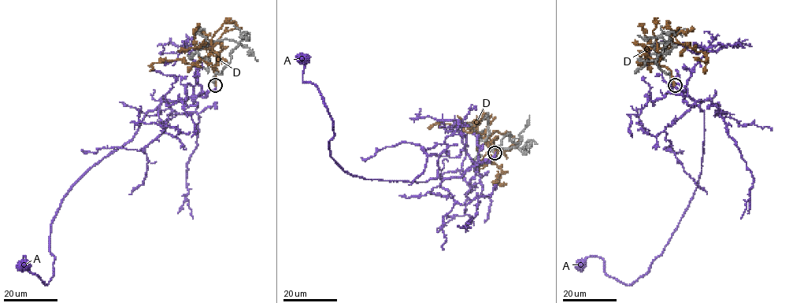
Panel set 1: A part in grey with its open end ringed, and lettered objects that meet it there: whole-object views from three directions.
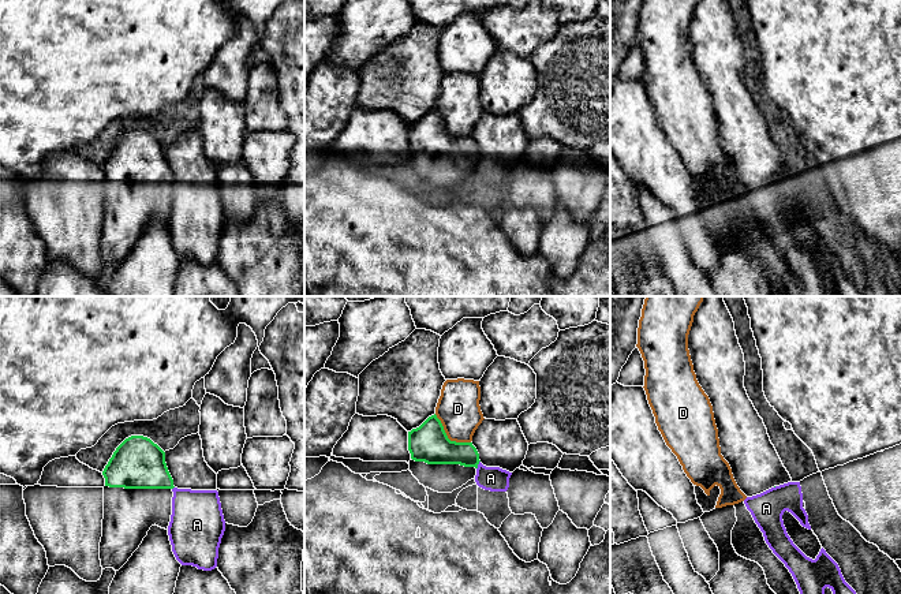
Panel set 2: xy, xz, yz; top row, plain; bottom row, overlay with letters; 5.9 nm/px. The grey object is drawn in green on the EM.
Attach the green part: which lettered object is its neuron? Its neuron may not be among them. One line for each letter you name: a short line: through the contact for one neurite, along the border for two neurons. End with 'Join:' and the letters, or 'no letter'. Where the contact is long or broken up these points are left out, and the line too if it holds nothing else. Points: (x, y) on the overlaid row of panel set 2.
Join: no letter

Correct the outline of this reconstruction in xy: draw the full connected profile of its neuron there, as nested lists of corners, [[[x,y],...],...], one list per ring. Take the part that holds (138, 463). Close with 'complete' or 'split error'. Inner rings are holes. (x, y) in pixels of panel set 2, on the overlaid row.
[[[143,436],[126,438],[113,452],[102,475],[100,560],[102,569],[119,571],[152,526],[168,530],[175,486],[165,452]]]; split error

